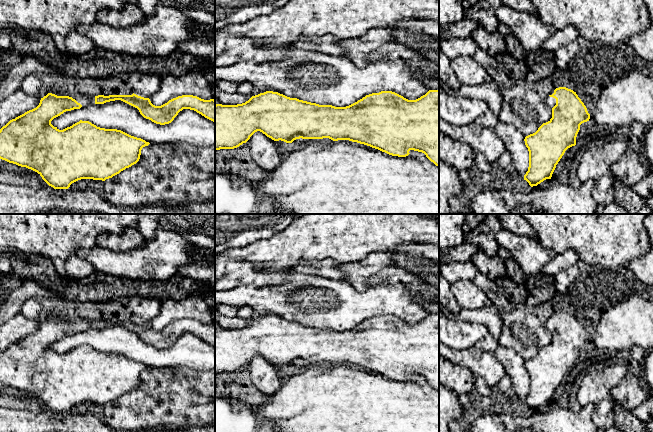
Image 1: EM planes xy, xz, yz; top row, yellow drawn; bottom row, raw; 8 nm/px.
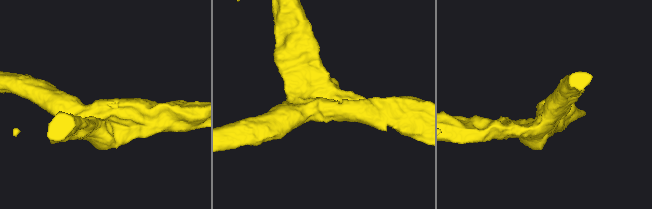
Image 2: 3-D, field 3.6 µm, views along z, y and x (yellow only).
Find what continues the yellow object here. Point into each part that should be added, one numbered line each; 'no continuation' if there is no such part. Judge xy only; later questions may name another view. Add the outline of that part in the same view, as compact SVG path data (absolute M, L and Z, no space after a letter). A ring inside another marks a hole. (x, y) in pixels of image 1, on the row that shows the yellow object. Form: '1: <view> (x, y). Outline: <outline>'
1: xy (84, 100). Outline: M79 96L79 97L73 97L73 99L75 99L78 103L80 103L83 106L86 105L91 105L91 104L95 104L95 97L89 97L89 96Z

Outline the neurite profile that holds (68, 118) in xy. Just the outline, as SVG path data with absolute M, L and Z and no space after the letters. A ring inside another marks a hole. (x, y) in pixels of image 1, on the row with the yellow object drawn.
M115 100L66 111L54 118L51 124L63 130L80 120L100 128L121 130L149 143L183 143L196 147L215 145L215 122L190 109L180 111L171 123L160 125L144 118L137 108Z

